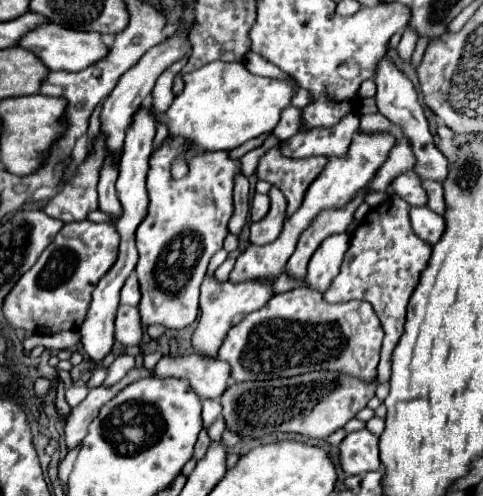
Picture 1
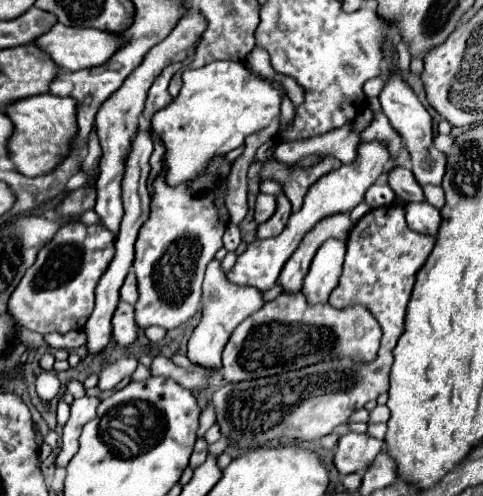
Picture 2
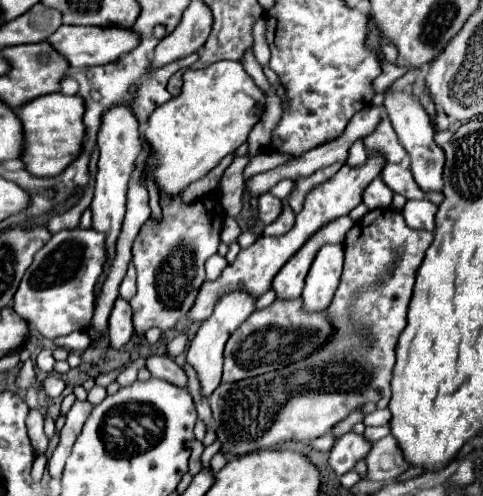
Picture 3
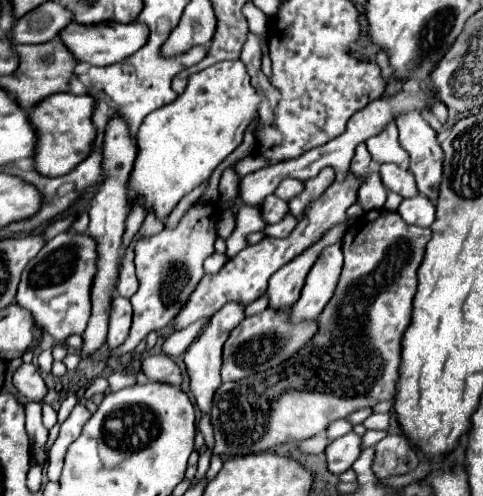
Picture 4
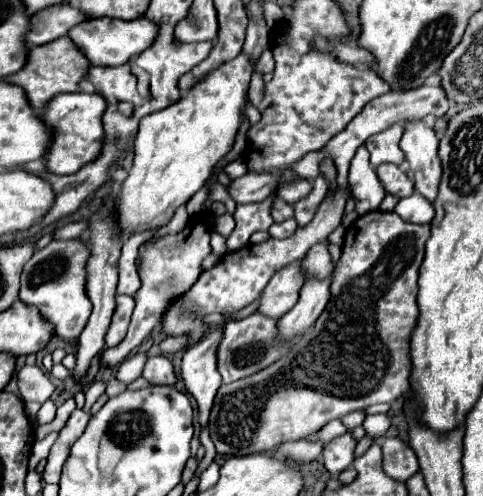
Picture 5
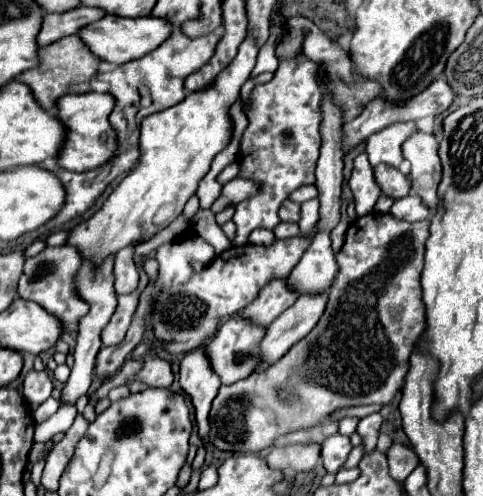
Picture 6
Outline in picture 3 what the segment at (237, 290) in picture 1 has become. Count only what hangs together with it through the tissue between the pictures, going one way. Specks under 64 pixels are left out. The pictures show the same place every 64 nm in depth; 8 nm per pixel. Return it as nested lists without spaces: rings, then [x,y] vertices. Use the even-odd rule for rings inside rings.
[[[214,254],[212,258],[205,263],[206,280],[216,280],[227,265],[228,263],[225,257]],[[228,292],[224,296],[218,298],[218,302],[214,304],[212,314],[200,324],[196,336],[192,338],[192,342],[188,344],[186,350],[186,360],[188,364],[194,366],[198,380],[202,384],[202,390],[206,396],[210,396],[218,384],[220,384],[220,376],[222,376],[222,352],[224,352],[224,344],[228,340],[228,336],[256,310],[256,298],[248,296],[248,292]]]

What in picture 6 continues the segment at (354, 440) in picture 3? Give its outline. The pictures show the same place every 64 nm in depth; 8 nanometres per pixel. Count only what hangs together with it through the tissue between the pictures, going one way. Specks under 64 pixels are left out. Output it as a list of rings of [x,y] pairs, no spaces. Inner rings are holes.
[[[334,434],[322,442],[322,462],[324,468],[330,474],[336,474],[338,470],[344,468],[344,462],[348,460],[348,454],[352,450],[352,442],[348,436]]]

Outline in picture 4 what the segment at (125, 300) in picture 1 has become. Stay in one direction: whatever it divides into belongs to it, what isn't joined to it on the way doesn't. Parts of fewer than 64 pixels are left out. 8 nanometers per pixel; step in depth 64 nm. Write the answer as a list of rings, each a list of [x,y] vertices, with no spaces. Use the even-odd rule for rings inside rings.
[[[130,244],[130,248],[126,250],[126,256],[122,260],[122,266],[120,266],[116,292],[124,298],[130,298],[136,290],[138,290],[138,280],[134,274],[134,252],[132,252],[132,244]]]

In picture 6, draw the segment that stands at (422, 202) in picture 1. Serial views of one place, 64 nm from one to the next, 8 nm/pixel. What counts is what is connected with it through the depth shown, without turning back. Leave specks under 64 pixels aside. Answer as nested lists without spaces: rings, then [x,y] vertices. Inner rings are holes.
[[[378,164],[374,168],[374,178],[376,178],[382,194],[386,194],[394,200],[410,194],[410,180],[398,168],[392,168],[388,164]]]

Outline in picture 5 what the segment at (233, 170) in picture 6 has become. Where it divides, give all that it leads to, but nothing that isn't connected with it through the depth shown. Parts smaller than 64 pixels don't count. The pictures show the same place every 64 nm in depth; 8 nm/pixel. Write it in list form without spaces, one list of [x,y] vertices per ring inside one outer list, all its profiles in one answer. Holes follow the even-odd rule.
[[[238,158],[238,160],[230,162],[230,164],[224,168],[224,172],[226,172],[230,178],[240,178],[240,176],[244,176],[244,174],[248,172],[248,164],[246,164],[244,158]]]

